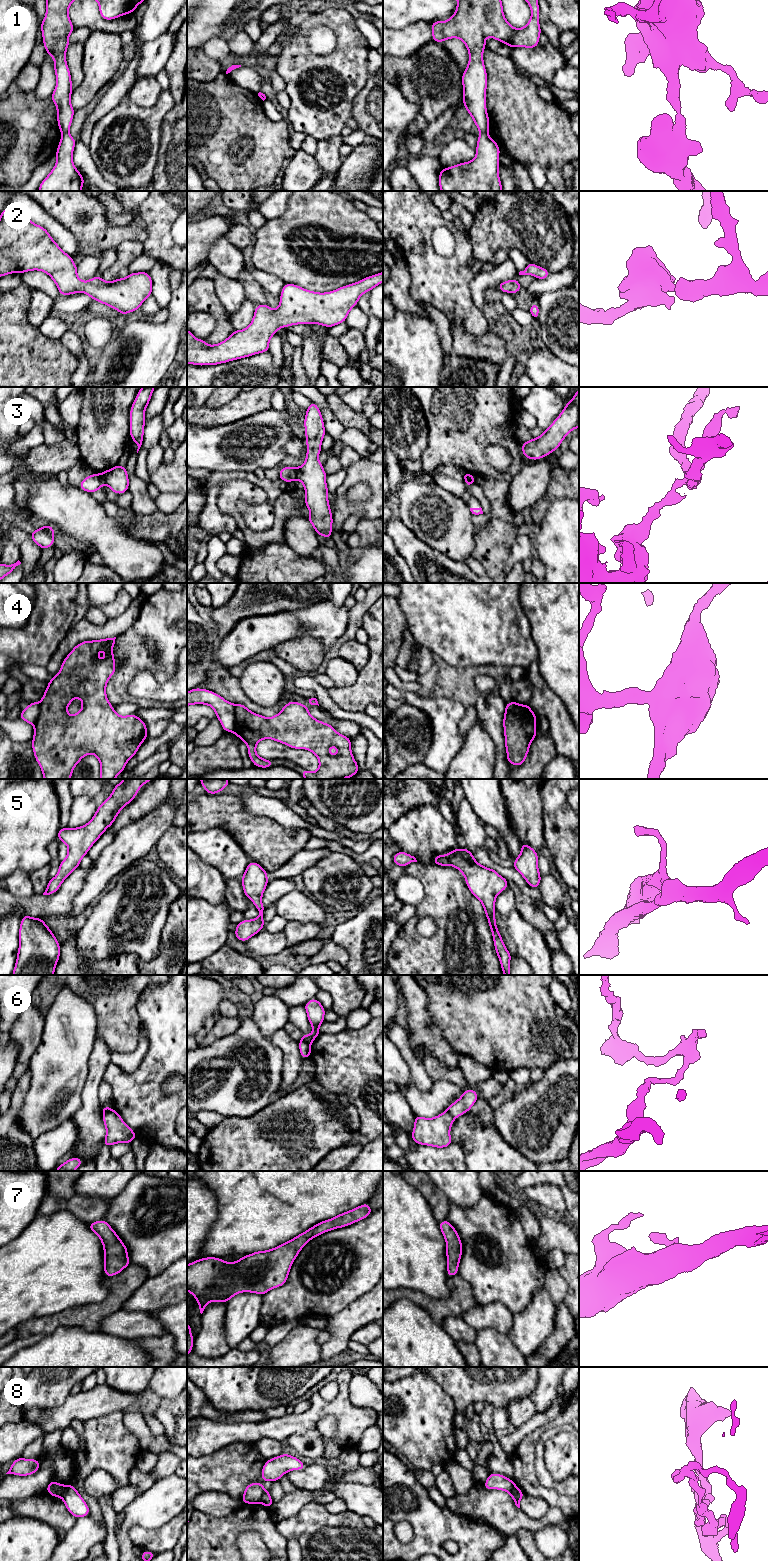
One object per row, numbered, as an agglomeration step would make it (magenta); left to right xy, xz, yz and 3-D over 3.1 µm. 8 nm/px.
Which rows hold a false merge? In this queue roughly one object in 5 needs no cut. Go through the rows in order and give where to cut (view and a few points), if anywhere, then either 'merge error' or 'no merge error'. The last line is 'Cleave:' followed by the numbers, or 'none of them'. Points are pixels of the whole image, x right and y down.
1: cut xy (67, 132), (62, 134); merge error
2: cut none; no merge error
3: cut xz (296, 468), (297, 478); merge error
4: cut yz (528, 707), (520, 712), (505, 712); merge error
5: cut none; no merge error
6: cut xz (300, 1040), (309, 1044); merge error
7: cut none; no merge error
8: cut xz (265, 1490), (259, 1502); merge error
Cleave: 1, 3, 4, 6, 8

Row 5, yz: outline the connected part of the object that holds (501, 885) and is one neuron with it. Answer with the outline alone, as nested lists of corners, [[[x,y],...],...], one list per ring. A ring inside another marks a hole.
[[[467,848],[454,849],[447,855],[435,855],[433,864],[454,866],[463,874],[467,887],[484,907],[503,974],[510,975],[512,955],[502,940],[495,919],[496,897],[508,887],[509,881],[500,876],[496,870],[480,865]]]

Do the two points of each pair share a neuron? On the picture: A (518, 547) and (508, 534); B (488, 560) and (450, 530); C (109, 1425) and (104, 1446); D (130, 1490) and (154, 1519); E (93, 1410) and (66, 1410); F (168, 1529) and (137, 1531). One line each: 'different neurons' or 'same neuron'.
A: different neurons
B: different neurons
C: same neuron
D: different neurons
E: same neuron
F: same neuron

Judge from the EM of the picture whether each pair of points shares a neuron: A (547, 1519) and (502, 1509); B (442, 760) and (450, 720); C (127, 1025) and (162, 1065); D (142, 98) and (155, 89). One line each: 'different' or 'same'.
A: same
B: same
C: different
D: same

